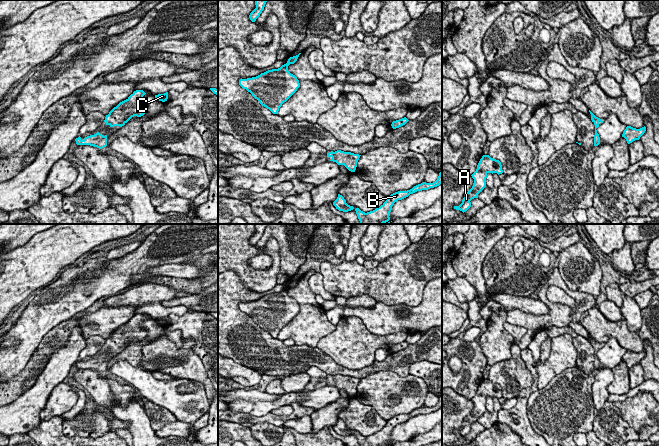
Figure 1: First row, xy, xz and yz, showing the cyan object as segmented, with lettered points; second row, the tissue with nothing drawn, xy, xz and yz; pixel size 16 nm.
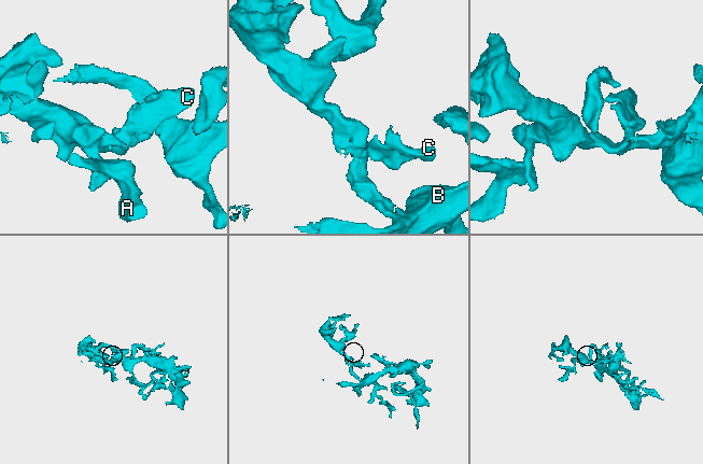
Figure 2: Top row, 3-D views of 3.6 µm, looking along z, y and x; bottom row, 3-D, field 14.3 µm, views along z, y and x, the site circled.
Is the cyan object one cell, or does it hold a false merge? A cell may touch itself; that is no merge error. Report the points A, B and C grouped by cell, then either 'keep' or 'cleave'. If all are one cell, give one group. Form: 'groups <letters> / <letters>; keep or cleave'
groups A B / C; cleave

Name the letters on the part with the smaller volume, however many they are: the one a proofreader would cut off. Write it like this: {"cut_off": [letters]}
{"cut_off": ["C"]}

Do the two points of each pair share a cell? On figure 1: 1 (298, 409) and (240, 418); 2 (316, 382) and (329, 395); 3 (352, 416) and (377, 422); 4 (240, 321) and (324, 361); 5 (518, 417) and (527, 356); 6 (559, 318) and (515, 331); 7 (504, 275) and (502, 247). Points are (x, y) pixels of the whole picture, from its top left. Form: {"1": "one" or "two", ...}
{"1": "one", "2": "two", "3": "one", "4": "one", "5": "one", "6": "two", "7": "one"}

